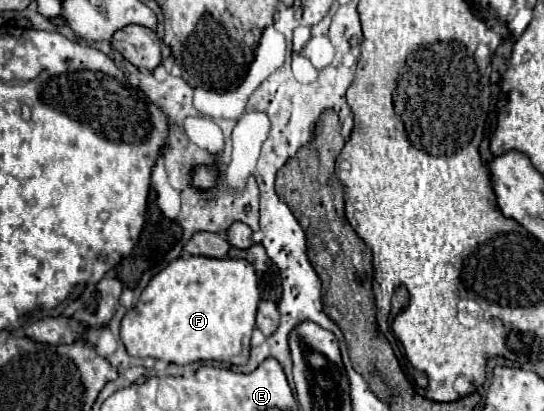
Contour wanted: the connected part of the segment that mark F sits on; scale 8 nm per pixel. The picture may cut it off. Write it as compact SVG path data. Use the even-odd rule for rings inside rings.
M178 257L148 281L136 307L122 319L120 339L132 357L154 357L178 365L208 359L244 365L258 301L256 273L248 261Z

